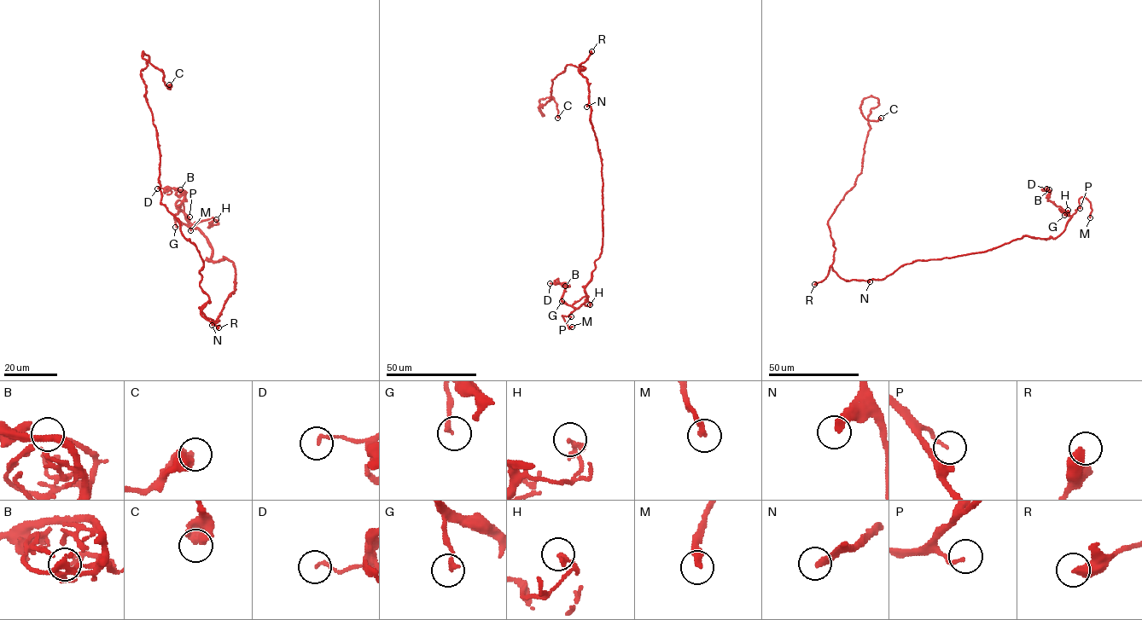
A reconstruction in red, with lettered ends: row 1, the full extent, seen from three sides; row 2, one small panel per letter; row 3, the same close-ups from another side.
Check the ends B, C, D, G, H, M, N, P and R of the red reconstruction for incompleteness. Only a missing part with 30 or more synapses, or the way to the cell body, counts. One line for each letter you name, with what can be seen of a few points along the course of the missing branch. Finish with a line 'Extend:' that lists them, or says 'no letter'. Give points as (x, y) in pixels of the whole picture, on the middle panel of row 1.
R: (591, 51), (584, 38), (562, 43), (561, 28), (546, 18), (533, 32), (492, 31), (489, 45), (477, 51)
Extend: M, R

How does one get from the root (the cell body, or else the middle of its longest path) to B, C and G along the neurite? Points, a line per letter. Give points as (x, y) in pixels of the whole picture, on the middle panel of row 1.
B: (589, 100), (602, 164), (603, 245), (585, 287), (587, 300), (578, 308), (564, 304), (565, 286)
C: (589, 100), (579, 72), (585, 68), (568, 65), (538, 107), (542, 116), (539, 100), (553, 97), (557, 118)
G: (589, 100), (590, 122), (602, 164), (603, 245), (591, 280), (585, 287), (587, 300), (578, 308), (562, 301)

